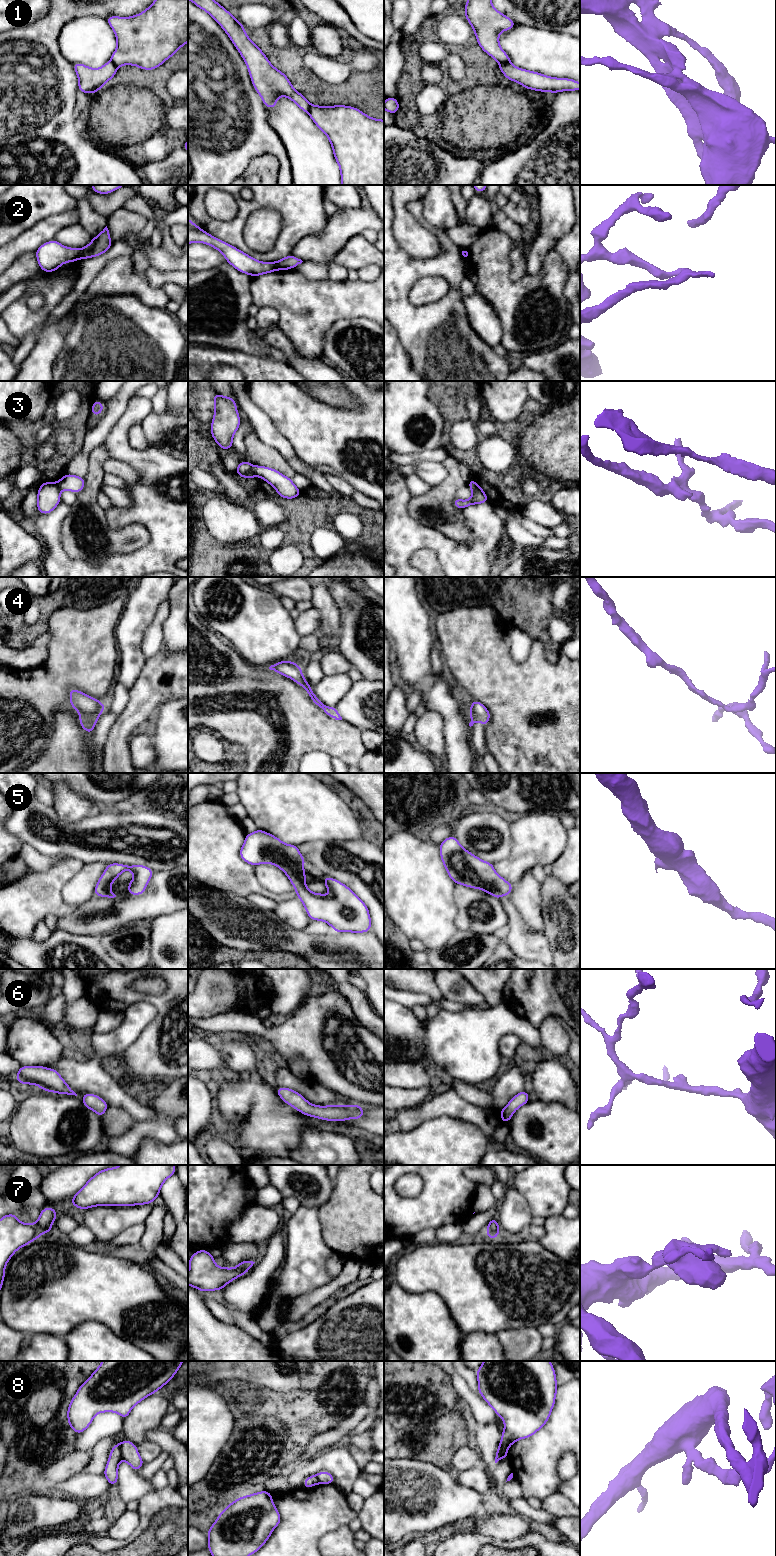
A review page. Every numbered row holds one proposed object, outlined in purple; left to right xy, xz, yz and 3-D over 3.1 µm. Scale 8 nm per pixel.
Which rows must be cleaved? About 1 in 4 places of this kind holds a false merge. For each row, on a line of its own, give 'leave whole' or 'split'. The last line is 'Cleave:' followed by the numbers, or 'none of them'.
1: leave whole
2: split
3: split
4: leave whole
5: leave whole
6: leave whole
7: leave whole
8: split
Cleave: 2, 3, 8

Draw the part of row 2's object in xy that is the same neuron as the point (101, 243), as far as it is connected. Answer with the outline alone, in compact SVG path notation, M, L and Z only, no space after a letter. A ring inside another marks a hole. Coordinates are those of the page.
M107 226L84 248L81 248L81 259L102 255L112 246Z

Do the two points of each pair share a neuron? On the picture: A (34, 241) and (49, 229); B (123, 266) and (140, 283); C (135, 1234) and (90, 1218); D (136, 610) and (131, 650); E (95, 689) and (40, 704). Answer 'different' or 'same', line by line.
A: same
B: same
C: different
D: same
E: same

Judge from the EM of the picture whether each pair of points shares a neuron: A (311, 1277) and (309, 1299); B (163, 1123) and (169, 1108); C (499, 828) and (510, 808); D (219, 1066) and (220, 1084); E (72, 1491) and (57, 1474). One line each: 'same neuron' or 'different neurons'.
A: different neurons
B: same neuron
C: different neurons
D: different neurons
E: different neurons

